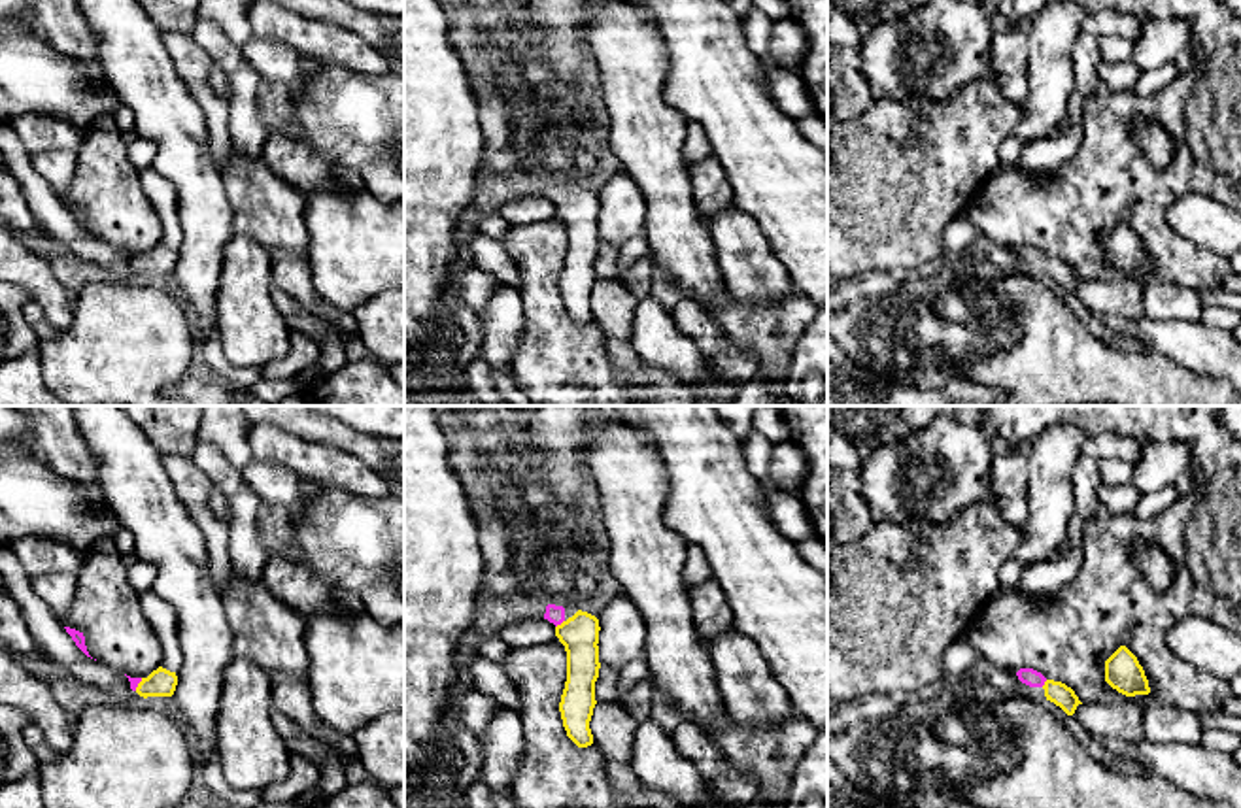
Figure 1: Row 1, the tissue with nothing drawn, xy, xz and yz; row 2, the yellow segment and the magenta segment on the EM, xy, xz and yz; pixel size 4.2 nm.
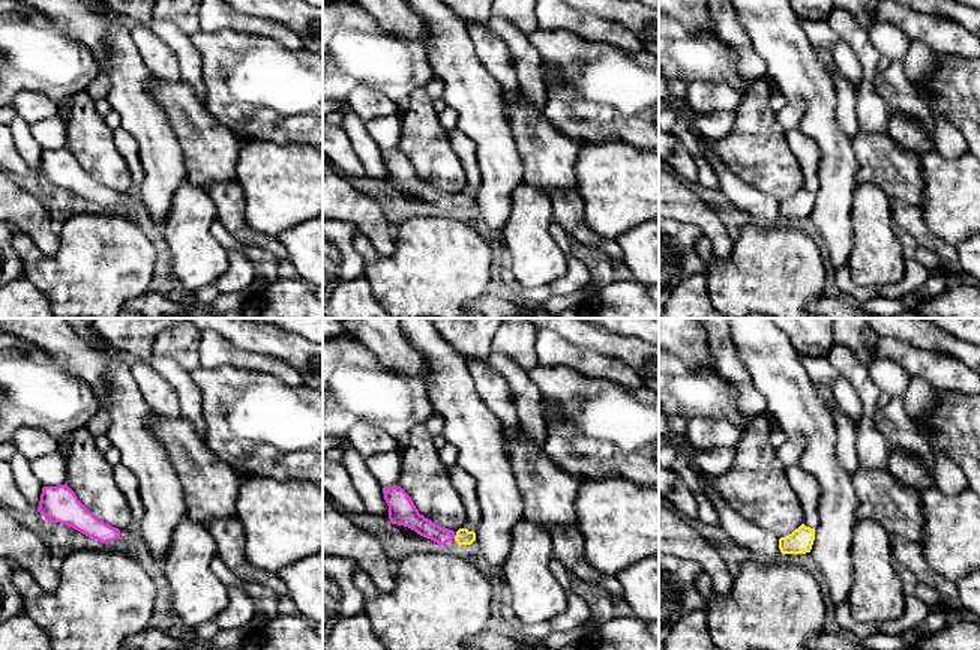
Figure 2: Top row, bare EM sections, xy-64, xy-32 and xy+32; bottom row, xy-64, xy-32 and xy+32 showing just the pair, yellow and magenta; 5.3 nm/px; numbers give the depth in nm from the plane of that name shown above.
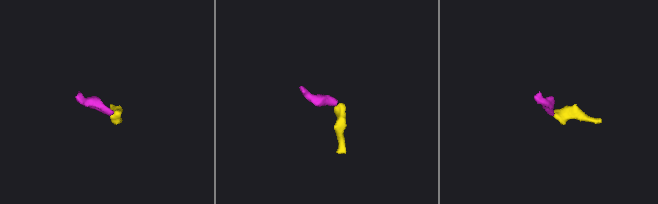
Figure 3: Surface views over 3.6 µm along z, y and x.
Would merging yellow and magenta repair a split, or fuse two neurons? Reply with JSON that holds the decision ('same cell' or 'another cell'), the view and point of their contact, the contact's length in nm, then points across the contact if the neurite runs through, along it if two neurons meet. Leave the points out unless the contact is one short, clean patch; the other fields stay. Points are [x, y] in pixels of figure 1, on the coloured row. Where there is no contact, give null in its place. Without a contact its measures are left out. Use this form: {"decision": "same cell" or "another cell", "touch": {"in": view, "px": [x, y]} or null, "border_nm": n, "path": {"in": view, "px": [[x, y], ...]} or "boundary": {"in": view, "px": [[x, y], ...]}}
{"decision": "same cell", "touch": {"in": "xz", "px": [561, 623]}, "border_nm": 50, "path": {"in": "xz", "px": [[580, 633], [571, 633], [561, 623], [554, 614]]}}

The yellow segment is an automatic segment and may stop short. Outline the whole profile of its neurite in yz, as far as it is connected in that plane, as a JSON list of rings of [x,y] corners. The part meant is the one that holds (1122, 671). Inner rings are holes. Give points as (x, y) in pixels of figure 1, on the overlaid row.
[[[1126,646],[1105,661],[1105,682],[1126,697],[1150,693],[1143,666]]]

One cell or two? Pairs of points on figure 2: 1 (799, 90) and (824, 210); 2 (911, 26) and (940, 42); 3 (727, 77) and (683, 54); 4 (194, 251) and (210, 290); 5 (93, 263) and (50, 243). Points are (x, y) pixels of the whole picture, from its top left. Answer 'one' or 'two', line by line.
1: one
2: one
3: one
4: two
5: two

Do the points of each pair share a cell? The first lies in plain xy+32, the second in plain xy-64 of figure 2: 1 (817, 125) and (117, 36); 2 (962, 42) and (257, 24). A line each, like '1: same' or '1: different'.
1: same
2: same

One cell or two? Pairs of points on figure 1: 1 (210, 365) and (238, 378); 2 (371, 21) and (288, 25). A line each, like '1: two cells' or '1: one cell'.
1: one cell
2: two cells

